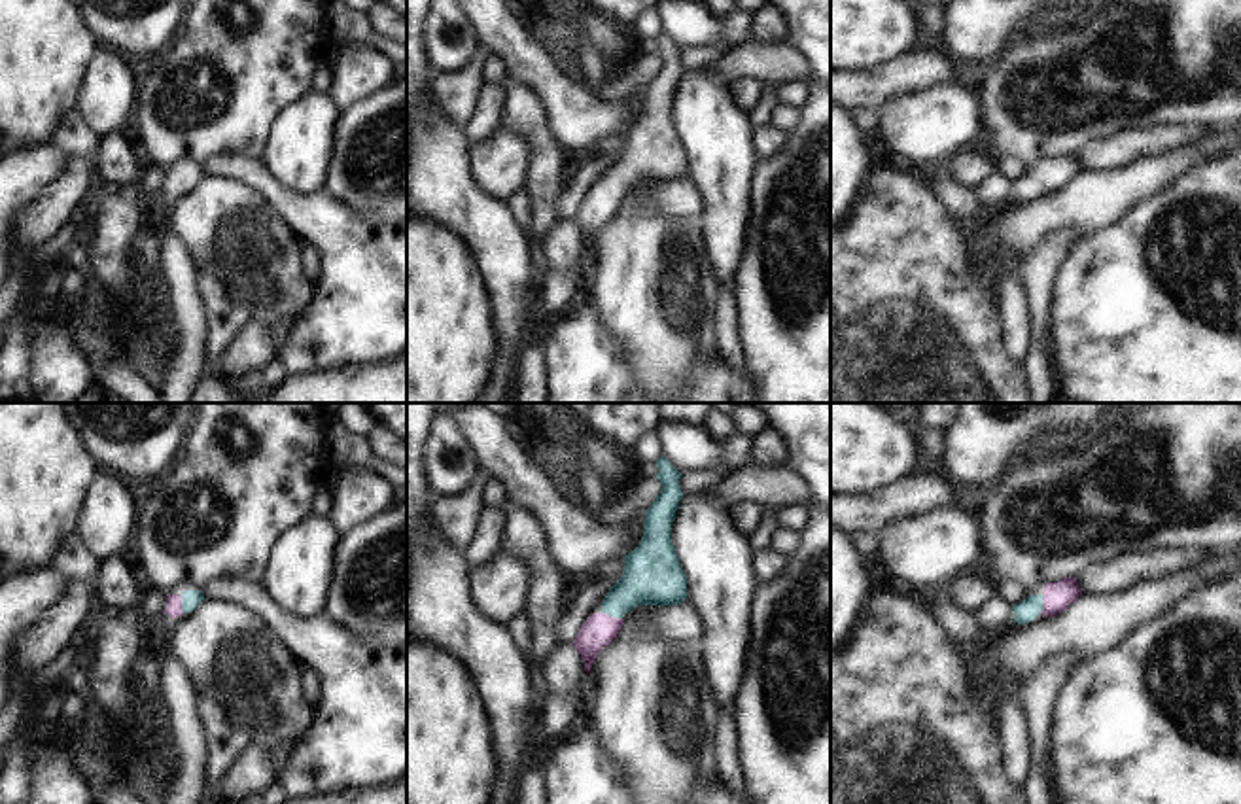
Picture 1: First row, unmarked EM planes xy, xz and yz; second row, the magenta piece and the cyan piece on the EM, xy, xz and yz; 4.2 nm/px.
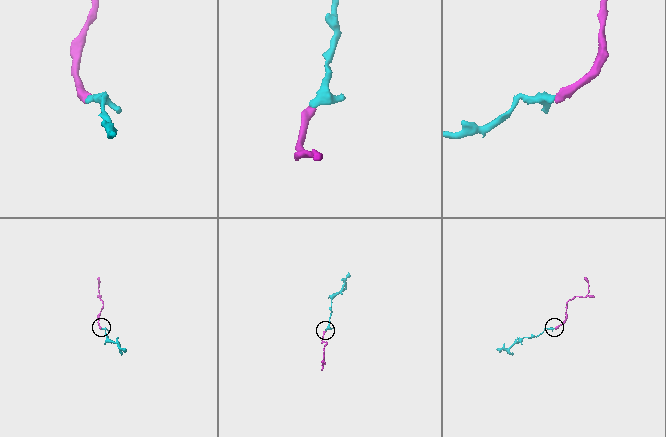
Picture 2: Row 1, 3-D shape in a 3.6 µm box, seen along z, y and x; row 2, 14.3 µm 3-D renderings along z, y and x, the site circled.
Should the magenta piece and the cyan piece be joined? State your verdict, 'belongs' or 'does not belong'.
belongs

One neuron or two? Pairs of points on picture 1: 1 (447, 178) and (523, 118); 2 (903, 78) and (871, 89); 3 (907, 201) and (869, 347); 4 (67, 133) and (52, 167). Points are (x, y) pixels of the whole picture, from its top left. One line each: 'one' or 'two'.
1: two
2: one
3: one
4: two

